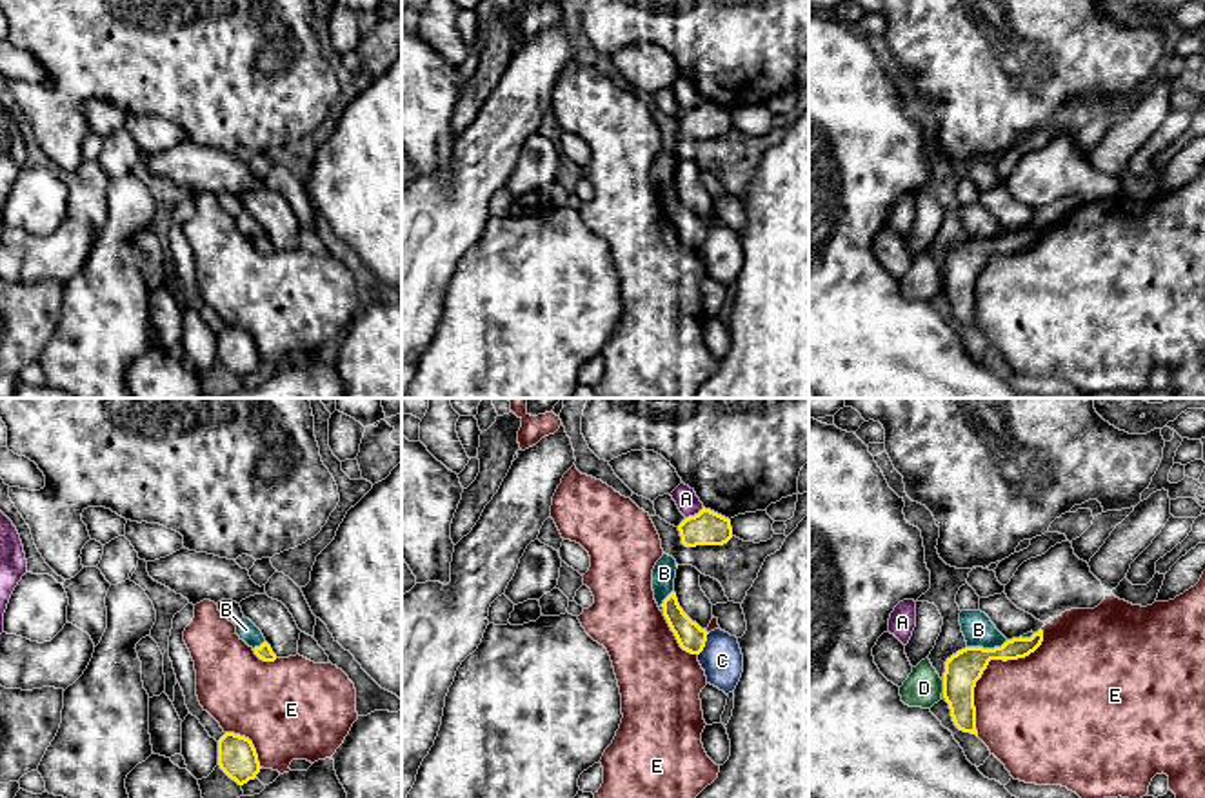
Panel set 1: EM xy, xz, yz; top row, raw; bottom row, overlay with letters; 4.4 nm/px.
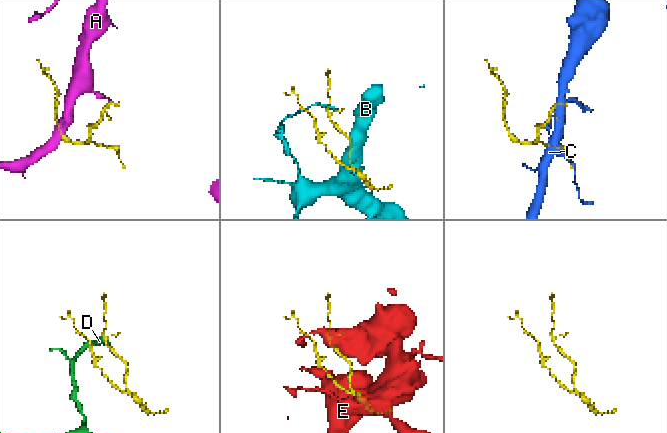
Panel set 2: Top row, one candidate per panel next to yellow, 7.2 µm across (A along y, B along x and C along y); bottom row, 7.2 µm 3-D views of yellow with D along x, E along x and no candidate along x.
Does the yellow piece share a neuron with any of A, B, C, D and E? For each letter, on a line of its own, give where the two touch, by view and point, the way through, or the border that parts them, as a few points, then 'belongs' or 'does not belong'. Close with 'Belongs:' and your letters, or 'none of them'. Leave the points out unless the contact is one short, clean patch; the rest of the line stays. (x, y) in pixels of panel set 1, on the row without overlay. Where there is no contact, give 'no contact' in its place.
A: xz (695, 108) | along xz (704, 100), (686, 111) | does not belong
B: yz (987, 242) | does not belong
C: xz (704, 237) | does not belong
D: yz (944, 279) | along yz (942, 273), (944, 284) | does not belong
E: yz (987, 257) | does not belong
Belongs: none of them

